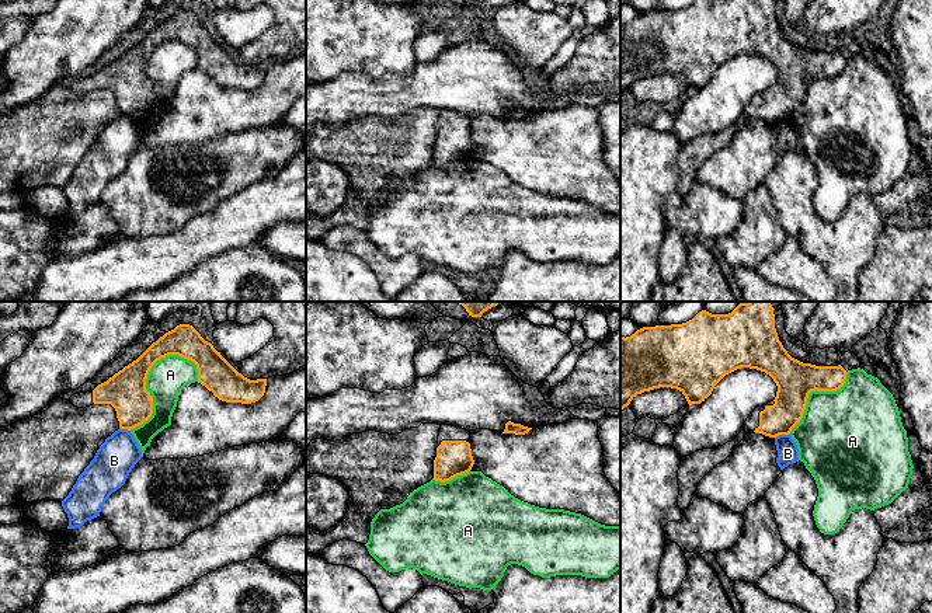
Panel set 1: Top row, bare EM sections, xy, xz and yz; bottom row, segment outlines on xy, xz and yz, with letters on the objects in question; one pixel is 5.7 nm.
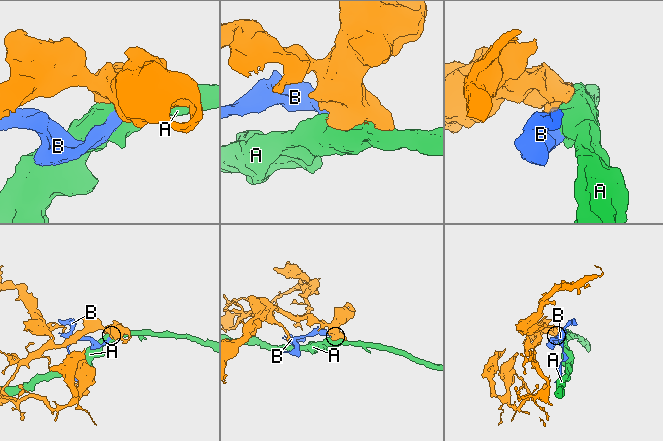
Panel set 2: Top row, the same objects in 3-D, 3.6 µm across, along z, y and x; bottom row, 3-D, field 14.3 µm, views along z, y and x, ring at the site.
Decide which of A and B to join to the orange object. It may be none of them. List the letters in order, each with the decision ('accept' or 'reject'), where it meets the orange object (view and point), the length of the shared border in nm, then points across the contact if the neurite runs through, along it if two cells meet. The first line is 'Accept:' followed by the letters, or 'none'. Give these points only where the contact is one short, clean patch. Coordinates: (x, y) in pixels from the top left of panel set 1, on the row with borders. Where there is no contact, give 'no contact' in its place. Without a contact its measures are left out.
Accept: none
A: reject; contact xy (145, 382); length 550 nm
B: reject; contact yz (782, 434); length 90 nm; border yz (789, 432), (779, 434), (775, 438)

